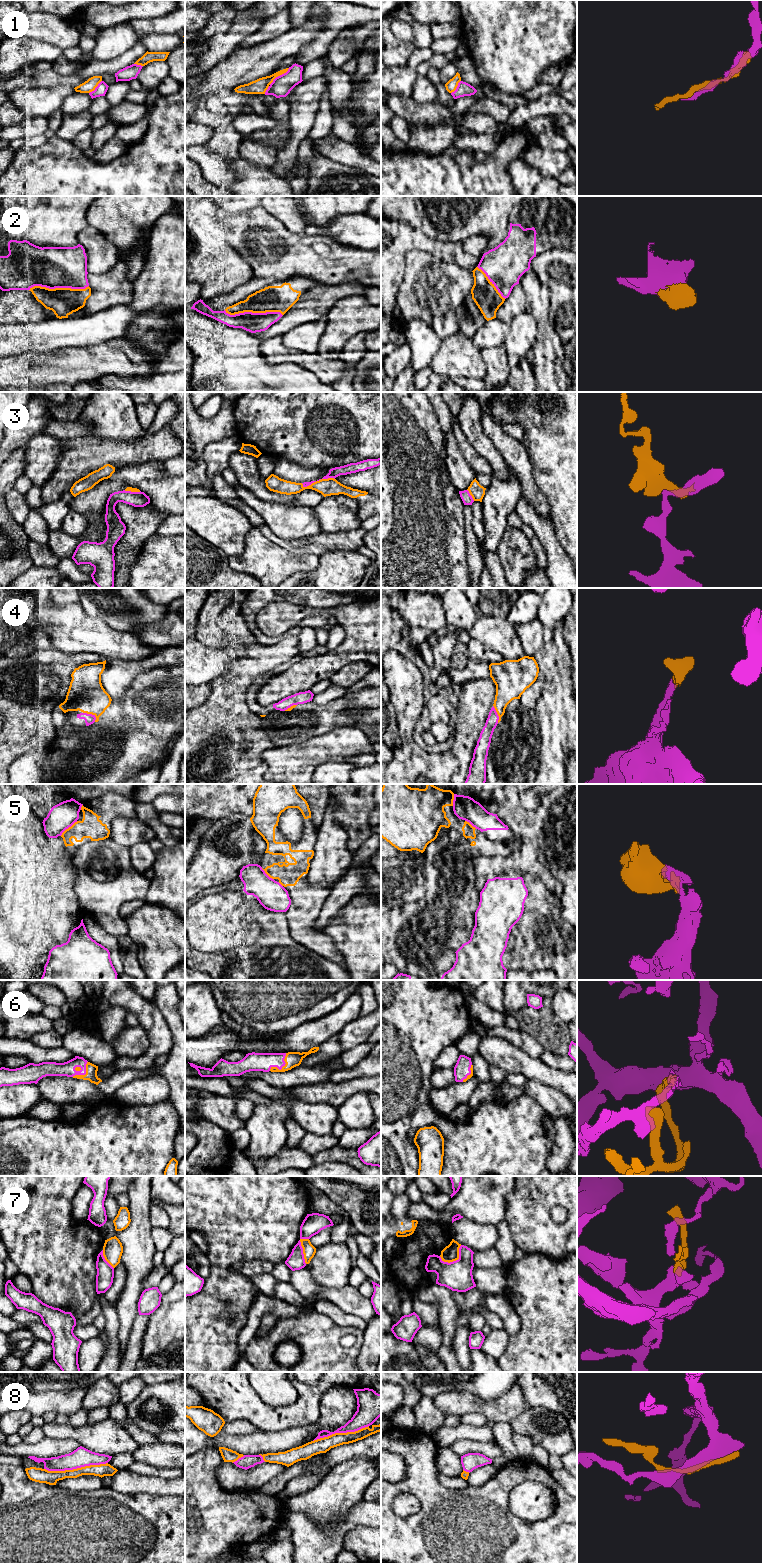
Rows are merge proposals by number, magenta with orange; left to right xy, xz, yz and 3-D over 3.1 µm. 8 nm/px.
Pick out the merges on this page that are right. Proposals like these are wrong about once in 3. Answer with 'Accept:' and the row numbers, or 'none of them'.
Accept: 2, 4, 5, 6, 8

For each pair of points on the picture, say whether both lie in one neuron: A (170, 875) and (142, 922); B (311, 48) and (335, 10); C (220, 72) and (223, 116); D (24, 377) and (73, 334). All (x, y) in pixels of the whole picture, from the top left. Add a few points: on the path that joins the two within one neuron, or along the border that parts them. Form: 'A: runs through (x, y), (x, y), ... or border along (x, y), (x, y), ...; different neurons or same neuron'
A: border along (146, 901), (152, 904), (163, 905), (174, 912); different neurons
B: runs through (321, 40), (332, 29), (332, 24), (335, 20); same neuron
C: border along (233, 89), (219, 88), (200, 98); different neurons
D: border along (78, 346), (65, 346), (48, 351), (32, 352); different neurons

